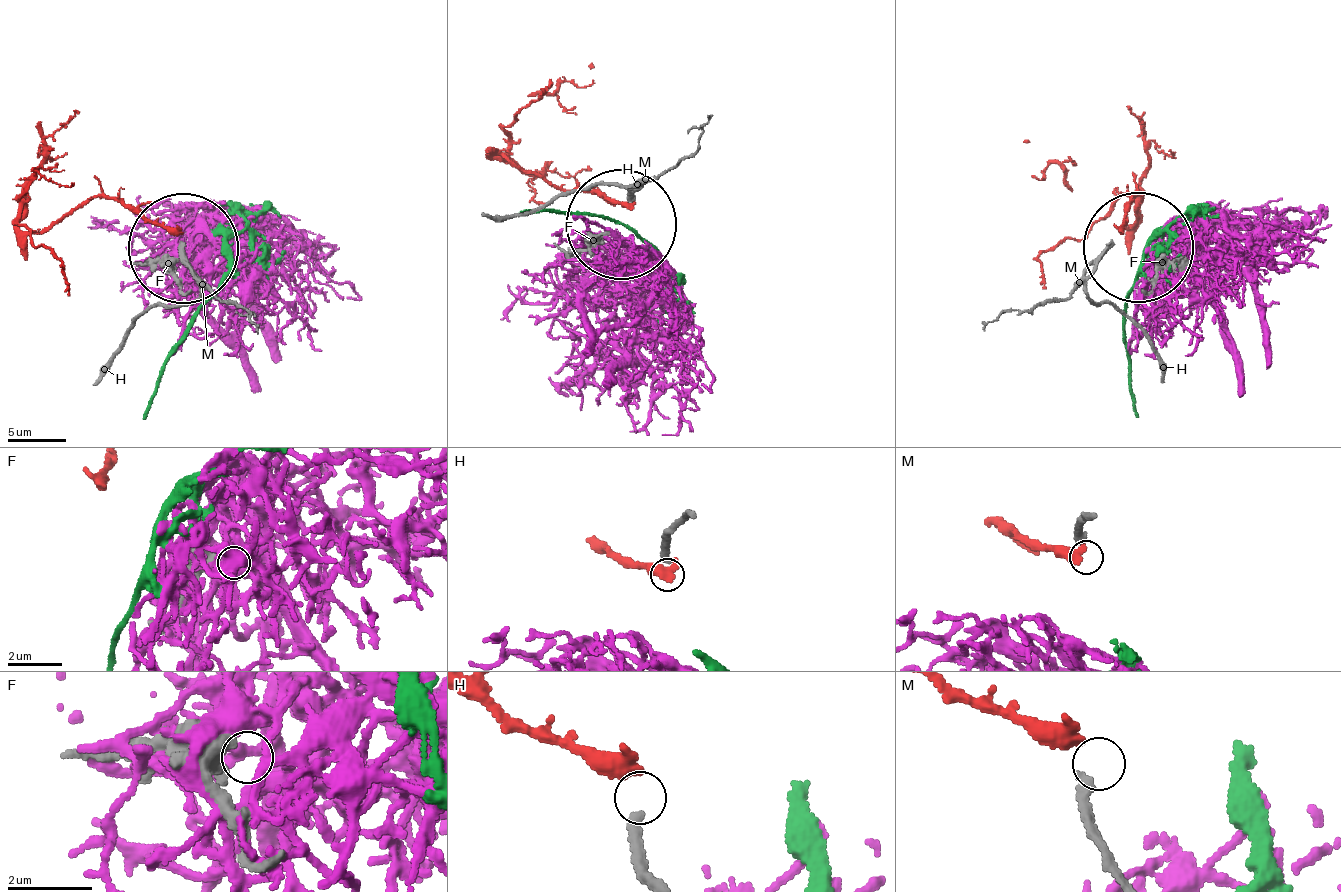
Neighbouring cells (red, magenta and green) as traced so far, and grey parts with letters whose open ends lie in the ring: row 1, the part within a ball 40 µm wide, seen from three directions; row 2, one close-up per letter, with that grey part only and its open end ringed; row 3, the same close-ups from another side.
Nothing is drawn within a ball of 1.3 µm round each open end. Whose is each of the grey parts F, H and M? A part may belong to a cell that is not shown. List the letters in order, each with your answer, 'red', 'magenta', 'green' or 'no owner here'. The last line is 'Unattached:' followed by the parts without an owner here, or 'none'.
F: no owner here
H: no owner here
M: red
Unattached: F, H

